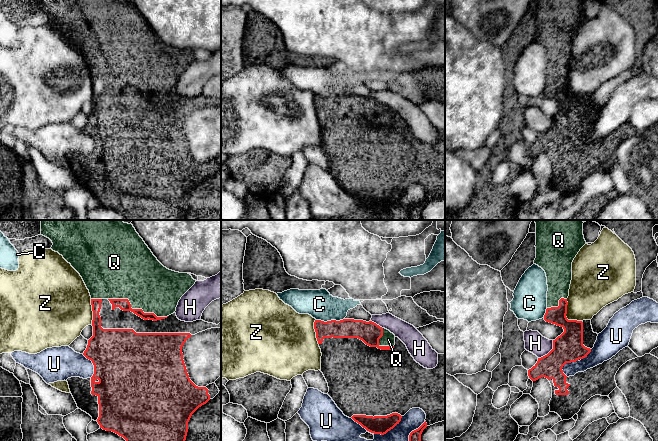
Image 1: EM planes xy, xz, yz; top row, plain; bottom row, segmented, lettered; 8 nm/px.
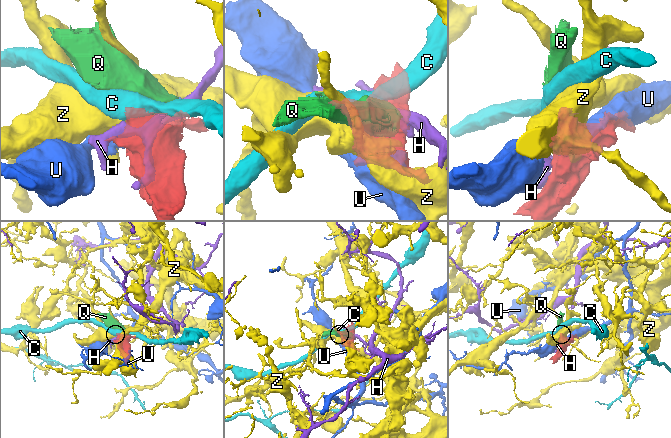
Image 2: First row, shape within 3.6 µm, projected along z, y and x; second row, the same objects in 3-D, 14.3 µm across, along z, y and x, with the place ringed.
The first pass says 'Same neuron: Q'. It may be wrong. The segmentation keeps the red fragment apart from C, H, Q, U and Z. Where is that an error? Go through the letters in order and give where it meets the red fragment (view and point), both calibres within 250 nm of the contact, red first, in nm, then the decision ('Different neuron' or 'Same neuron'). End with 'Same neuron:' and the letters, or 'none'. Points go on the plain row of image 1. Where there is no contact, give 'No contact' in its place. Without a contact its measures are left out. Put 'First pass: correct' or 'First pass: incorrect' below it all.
C: Touches red at xz (329, 97). Thickness 160 nm (red) against 220 nm. Different neuron
H: Touches red at yz (550, 127). Thickness 240 nm (red) against 160 nm. Different neuron
Q: Touches red at xy (136, 85). Thickness 90 nm (red) against 400 nm. Same neuron
U: Touches red at xz (377, 209). Thickness 140 nm (red) against 220 nm. Different neuron
Z: Touches red at yz (565, 92). Thickness 240 nm (red) against 300 nm. Different neuron
Same neuron: Q
First pass: correct

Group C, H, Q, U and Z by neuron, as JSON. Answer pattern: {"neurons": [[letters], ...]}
{"neurons": [["C"], ["H"], ["Q"], ["U"], ["Z"]]}

